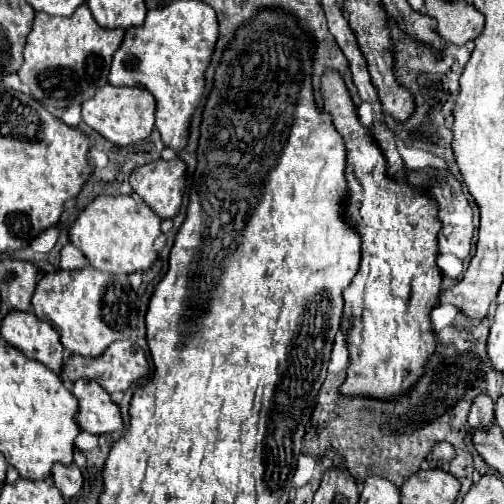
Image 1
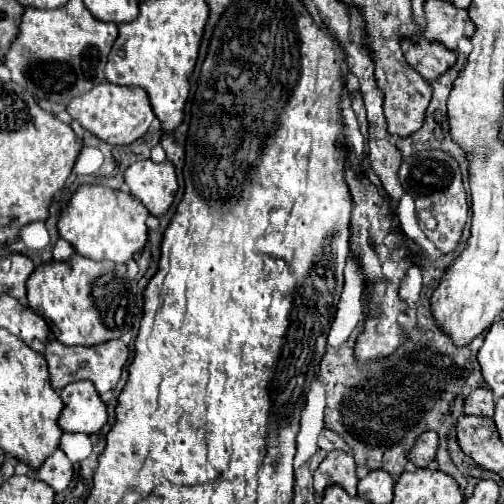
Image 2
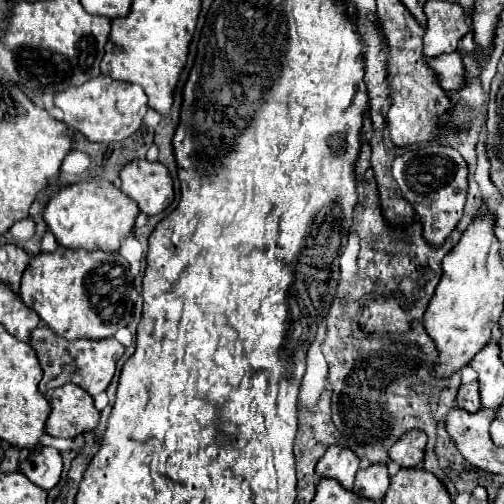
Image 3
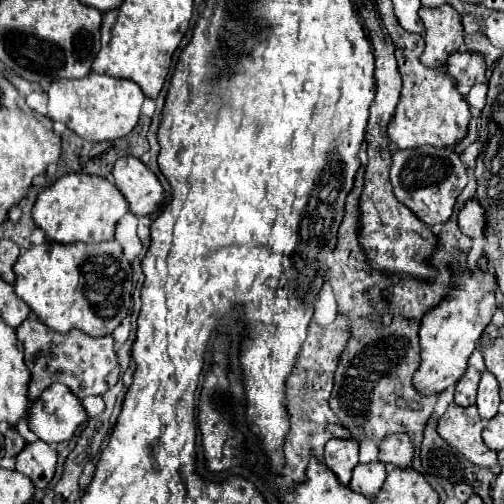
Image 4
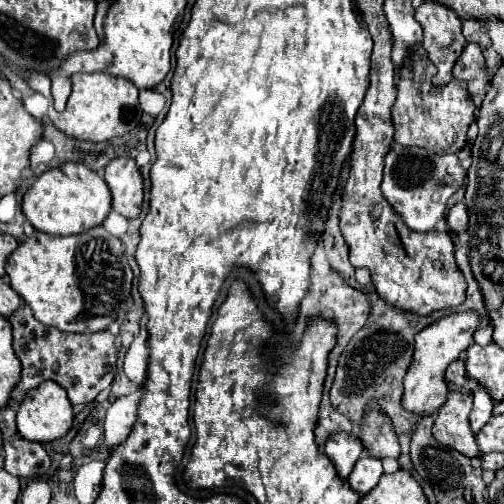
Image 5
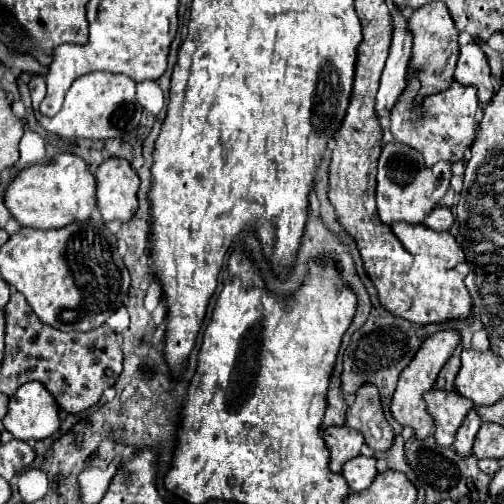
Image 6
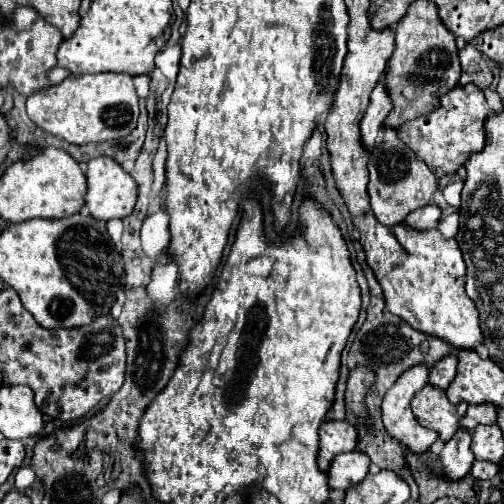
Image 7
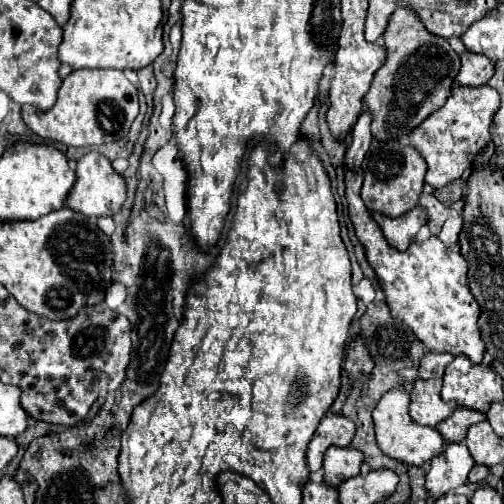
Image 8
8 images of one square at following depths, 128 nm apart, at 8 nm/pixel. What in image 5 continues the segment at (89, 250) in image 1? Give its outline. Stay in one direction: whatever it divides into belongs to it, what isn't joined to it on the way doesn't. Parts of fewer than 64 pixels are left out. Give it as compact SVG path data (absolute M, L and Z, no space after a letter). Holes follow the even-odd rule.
M68 162L42 172L22 196L26 220L40 232L70 236L100 224L110 212L110 192L104 180L80 162Z

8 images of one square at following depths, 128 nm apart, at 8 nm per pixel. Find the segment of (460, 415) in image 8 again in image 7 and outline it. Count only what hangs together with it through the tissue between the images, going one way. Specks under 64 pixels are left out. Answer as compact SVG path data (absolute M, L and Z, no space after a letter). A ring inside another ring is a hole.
M492 404L468 406L464 418L460 418L460 428L472 432L478 424L496 424L496 406Z

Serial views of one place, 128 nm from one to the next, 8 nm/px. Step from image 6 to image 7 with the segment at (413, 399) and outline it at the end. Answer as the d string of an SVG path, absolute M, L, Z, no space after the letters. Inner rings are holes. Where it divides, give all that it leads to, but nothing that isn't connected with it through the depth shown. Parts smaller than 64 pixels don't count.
M426 366L410 368L408 372L404 372L404 374L400 376L400 380L396 380L396 384L386 392L386 396L384 396L384 400L382 400L382 422L384 422L386 432L388 432L396 442L400 442L402 446L406 446L406 448L408 448L410 452L414 452L414 454L426 452L426 450L434 444L434 440L438 438L438 434L436 434L434 430L426 430L424 426L420 426L420 424L414 420L412 410L410 410L410 400L412 400L412 396L414 396L420 388L424 388L424 384L428 382L428 372L430 372L430 368L426 368Z

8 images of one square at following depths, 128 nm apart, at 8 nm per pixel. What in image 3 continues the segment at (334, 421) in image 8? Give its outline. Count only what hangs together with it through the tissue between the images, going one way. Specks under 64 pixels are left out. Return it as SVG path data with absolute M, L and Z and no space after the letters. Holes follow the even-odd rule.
M330 446L316 466L318 476L338 480L346 490L352 490L360 458L346 446Z

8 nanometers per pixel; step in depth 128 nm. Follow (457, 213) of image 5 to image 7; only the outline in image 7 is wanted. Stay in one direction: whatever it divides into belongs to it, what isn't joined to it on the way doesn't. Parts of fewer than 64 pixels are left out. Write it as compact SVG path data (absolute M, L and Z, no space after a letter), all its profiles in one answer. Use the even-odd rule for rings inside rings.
M428 204L424 208L418 208L416 212L408 214L404 224L414 228L414 230L430 230L430 228L436 228L438 226L438 220L440 220L440 208L434 206L434 204Z

